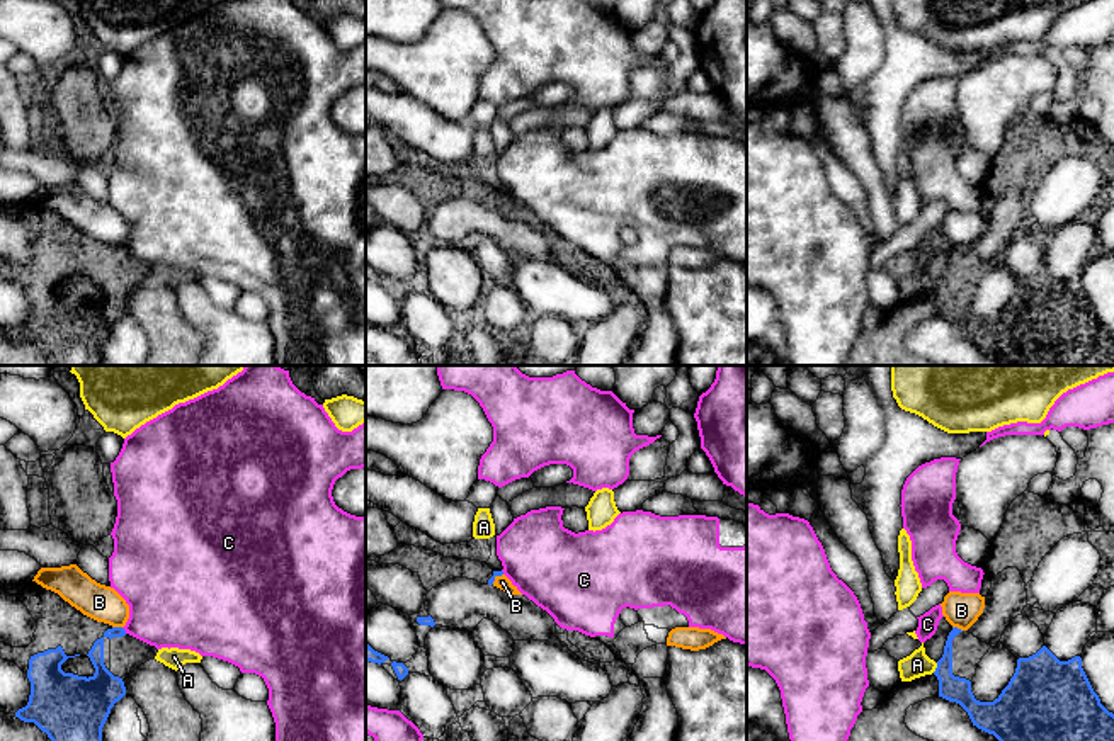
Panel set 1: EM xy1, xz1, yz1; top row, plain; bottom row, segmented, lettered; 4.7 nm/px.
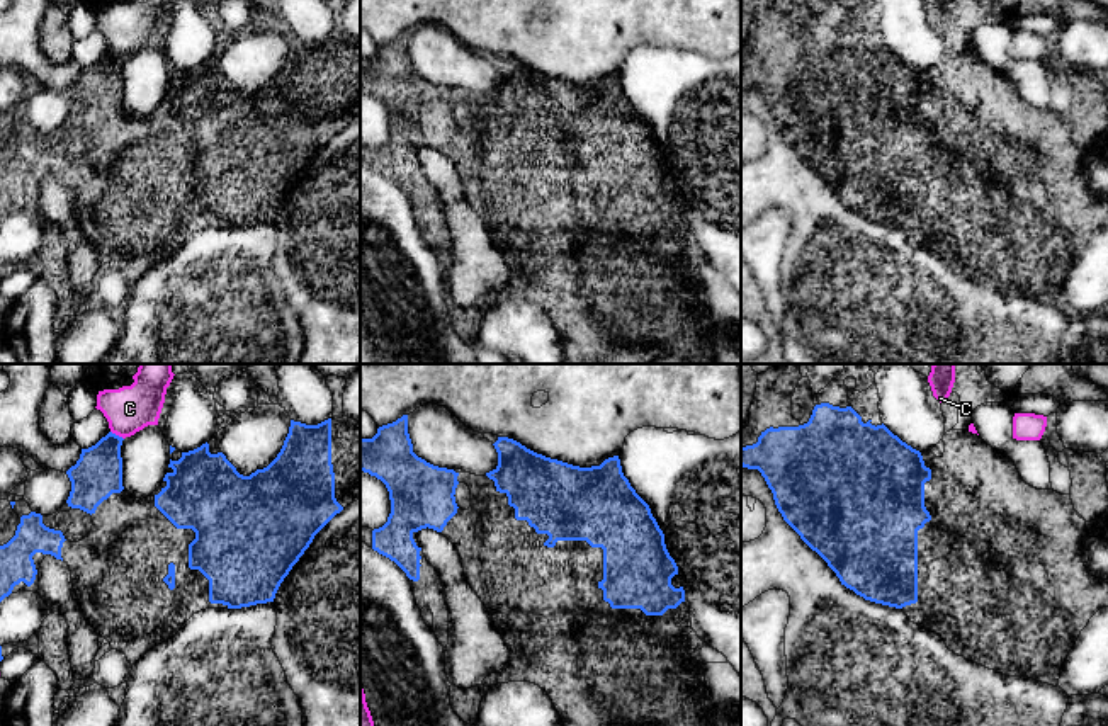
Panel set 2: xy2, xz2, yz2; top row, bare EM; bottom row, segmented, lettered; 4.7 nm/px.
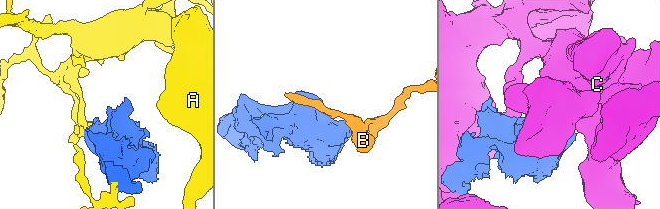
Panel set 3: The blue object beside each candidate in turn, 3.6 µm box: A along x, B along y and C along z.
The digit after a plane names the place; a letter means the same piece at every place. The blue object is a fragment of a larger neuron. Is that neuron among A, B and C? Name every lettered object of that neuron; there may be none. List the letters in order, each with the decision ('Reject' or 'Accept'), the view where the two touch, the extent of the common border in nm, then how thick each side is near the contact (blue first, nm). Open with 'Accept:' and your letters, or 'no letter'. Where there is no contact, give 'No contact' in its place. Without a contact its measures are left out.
Accept: no letter
A: Reject. Touches blue in yz1. Shared border 50 nm. Thickness 120 nm (blue) against 120 nm
B: Reject. Touches blue in xy1. Shared border 50 nm. Thickness 90 nm (blue) against 170 nm
C: Reject. Touches blue in xy2. Shared border 80 nm. Thickness 220 nm (blue) against 220 nm

